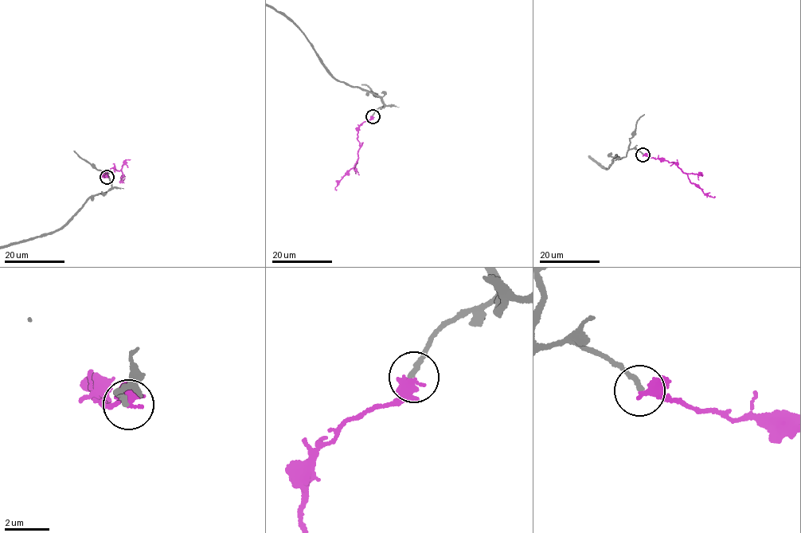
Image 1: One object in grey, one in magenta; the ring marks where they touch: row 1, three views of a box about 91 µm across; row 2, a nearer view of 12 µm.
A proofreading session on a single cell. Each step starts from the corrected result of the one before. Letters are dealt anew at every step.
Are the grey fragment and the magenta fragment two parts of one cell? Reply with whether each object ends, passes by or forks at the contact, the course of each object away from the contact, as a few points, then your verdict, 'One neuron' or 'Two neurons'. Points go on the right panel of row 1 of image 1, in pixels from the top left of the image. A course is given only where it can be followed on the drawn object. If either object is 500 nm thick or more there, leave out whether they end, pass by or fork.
At the ring grey ends. At the ring magenta passes by. Course of magenta: (643, 154), (677, 162), (689, 182), (705, 193), (714, 196). One neuron

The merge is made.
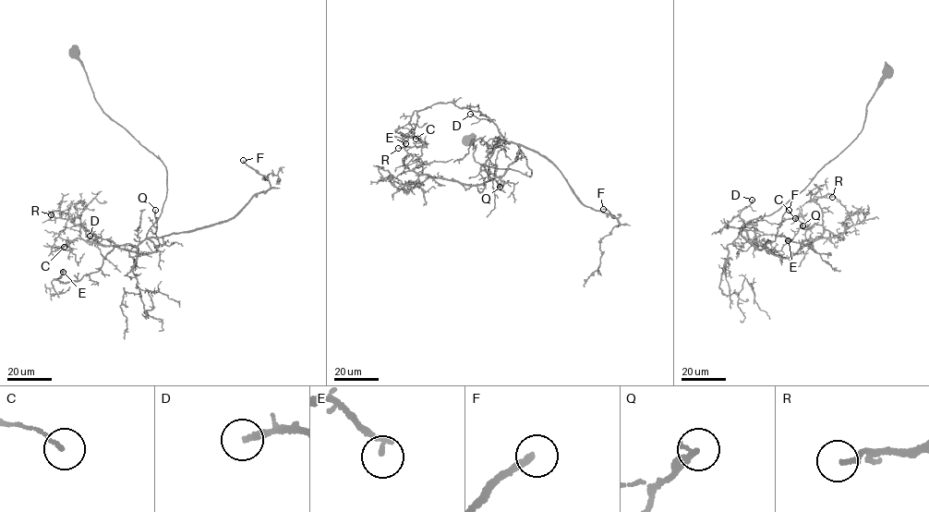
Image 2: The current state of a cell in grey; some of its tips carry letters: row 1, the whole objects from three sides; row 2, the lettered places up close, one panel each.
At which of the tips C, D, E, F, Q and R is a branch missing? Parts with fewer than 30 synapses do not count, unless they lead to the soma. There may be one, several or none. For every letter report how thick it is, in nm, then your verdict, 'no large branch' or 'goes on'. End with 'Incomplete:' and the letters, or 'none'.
C: 130 nm | no large branch
D: 240 nm | no large branch
E: 180 nm | no large branch
F: 240 nm | goes on
Q: 240 nm | no large branch
R: 180 nm | no large branch
Incomplete: F

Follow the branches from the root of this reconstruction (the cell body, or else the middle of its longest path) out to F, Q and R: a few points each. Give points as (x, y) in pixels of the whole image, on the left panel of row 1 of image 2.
F: (77, 53), (104, 113), (165, 166), (166, 197), (148, 237), (229, 220), (271, 188), (266, 177), (243, 160)
Q: (77, 53), (104, 113), (165, 166), (166, 197), (147, 235), (156, 250), (155, 210)
R: (77, 53), (104, 113), (165, 166), (166, 197), (147, 235), (157, 249), (84, 240), (67, 213), (51, 214)

